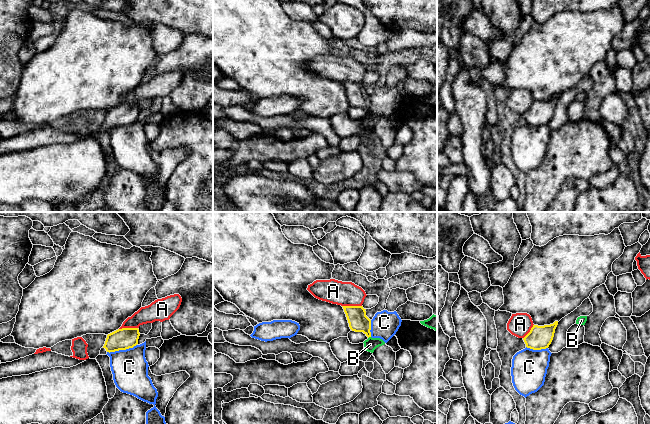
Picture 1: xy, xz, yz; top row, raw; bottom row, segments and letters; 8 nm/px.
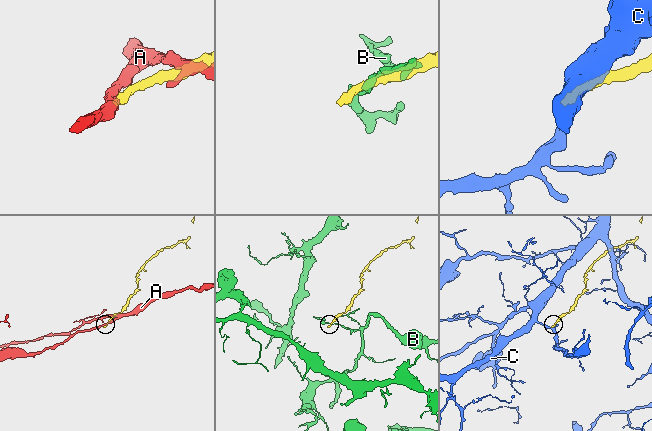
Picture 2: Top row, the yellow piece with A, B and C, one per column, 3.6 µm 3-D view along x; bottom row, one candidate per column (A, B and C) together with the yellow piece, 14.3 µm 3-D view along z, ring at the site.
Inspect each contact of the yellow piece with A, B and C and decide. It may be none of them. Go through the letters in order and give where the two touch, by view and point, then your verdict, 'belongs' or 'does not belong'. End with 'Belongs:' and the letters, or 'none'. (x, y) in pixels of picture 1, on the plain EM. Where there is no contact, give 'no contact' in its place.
A: xz (352, 82) | does not belong
B: xz (369, 112) | does not belong
C: xy (121, 125) | does not belong
Belongs: none

